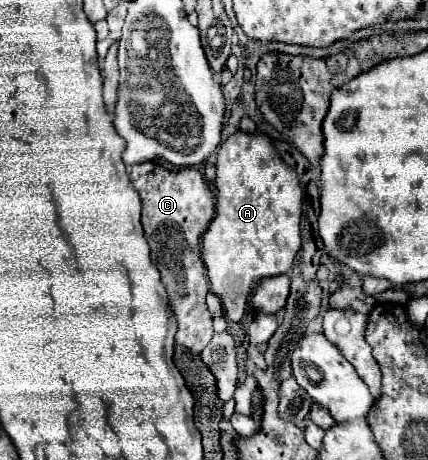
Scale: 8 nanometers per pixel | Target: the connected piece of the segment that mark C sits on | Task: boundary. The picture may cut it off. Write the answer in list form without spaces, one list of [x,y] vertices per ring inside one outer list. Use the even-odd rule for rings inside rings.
[[[138,163],[130,167],[130,179],[142,199],[142,225],[146,241],[152,249],[162,283],[178,315],[176,343],[200,353],[212,339],[212,315],[206,307],[208,279],[200,257],[200,235],[214,217],[214,195],[198,169],[182,169],[172,173],[158,163]]]

